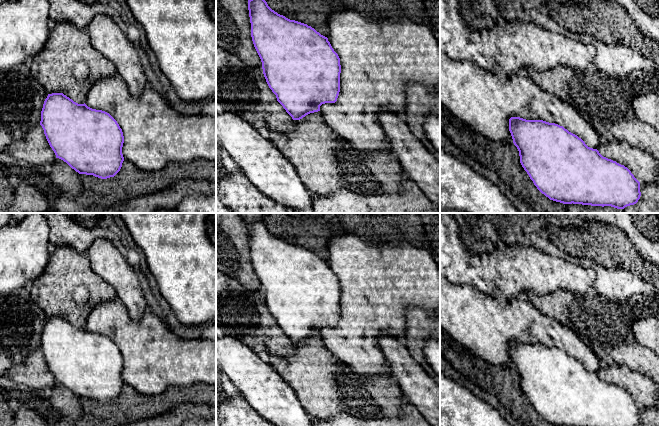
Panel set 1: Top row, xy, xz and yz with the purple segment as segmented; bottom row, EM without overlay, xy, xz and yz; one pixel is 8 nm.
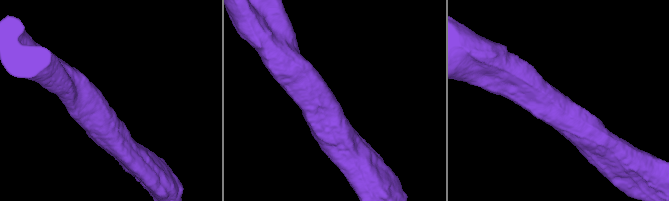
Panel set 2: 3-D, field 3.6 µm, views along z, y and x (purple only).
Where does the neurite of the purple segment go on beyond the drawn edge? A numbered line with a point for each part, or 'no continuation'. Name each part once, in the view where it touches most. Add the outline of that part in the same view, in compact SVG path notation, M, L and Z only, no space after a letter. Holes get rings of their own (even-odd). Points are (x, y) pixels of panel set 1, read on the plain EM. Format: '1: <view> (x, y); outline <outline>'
no continuation

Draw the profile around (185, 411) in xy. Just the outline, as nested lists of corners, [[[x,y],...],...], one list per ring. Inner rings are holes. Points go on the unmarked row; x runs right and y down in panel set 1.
[[[183,402],[171,411],[124,426],[181,426],[193,419],[216,420],[216,406]]]

